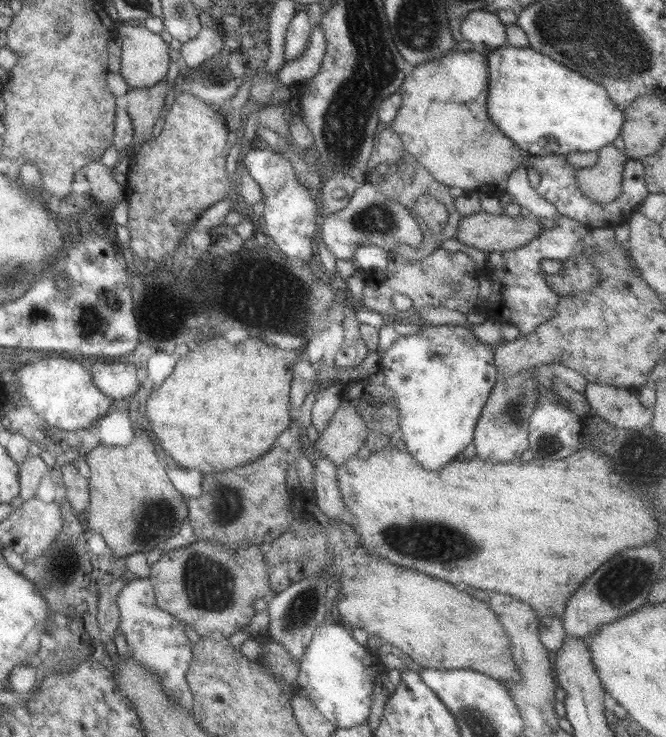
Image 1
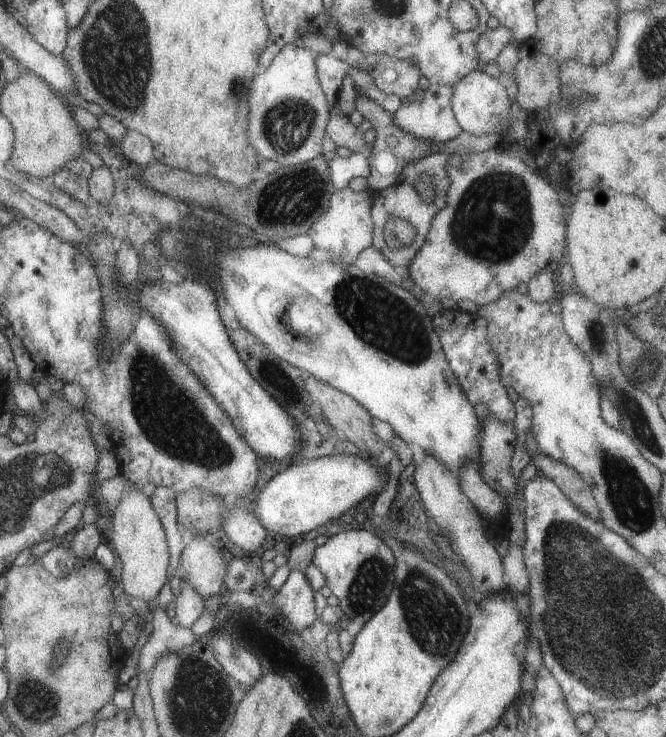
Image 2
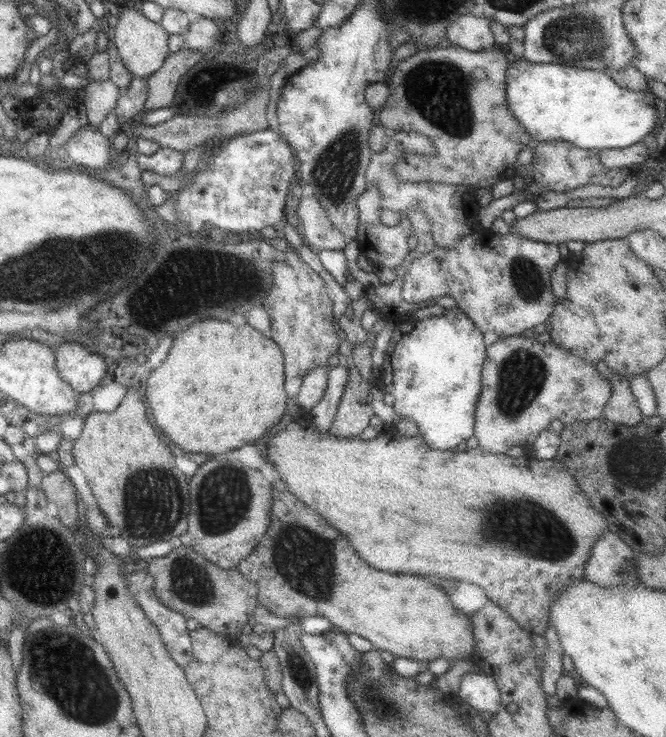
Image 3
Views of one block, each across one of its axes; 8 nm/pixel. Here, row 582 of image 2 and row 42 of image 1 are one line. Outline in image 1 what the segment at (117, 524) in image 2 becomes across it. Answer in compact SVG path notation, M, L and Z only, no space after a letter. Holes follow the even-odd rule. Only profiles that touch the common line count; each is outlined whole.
M120 24L117 27L117 38L121 41L121 61L119 74L126 82L128 89L151 88L164 80L169 68L169 47L159 35L147 30L142 24Z

